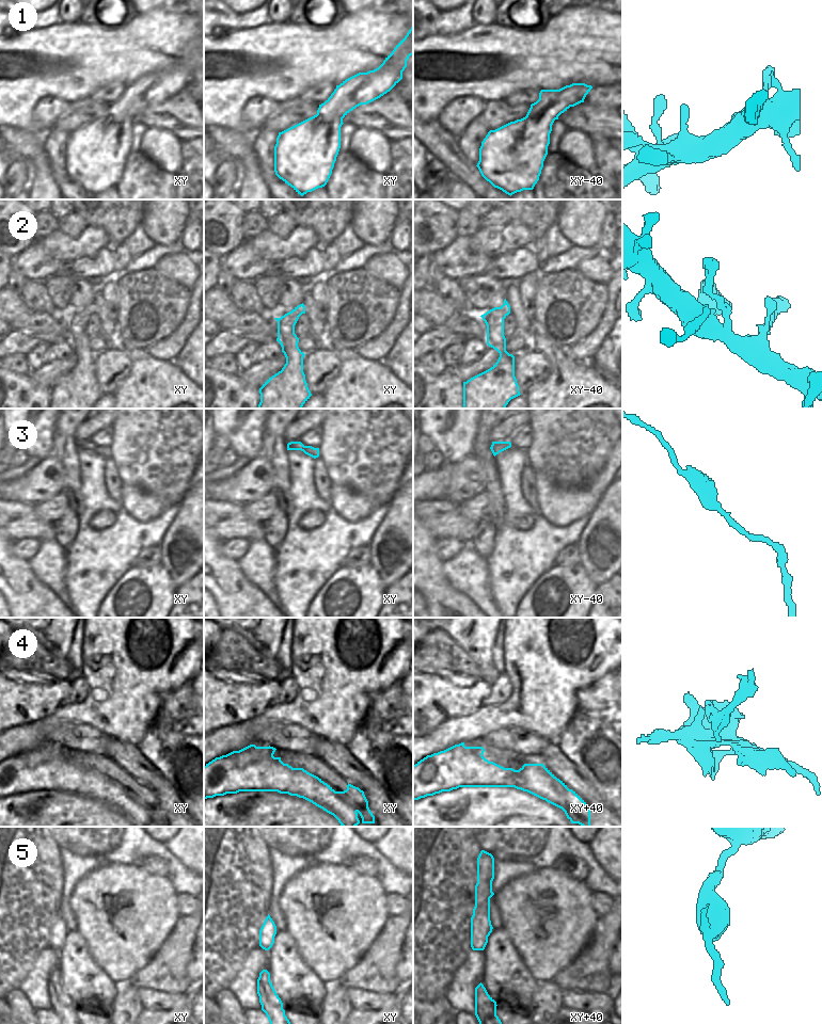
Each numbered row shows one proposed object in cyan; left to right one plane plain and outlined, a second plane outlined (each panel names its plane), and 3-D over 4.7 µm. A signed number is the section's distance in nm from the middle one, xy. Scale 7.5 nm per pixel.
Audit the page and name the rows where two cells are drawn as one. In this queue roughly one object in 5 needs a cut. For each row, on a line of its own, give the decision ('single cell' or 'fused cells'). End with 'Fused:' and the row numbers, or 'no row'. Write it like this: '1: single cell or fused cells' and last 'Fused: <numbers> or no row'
1: single cell
2: single cell
3: single cell
4: fused cells
5: fused cells
Fused: 4, 5

